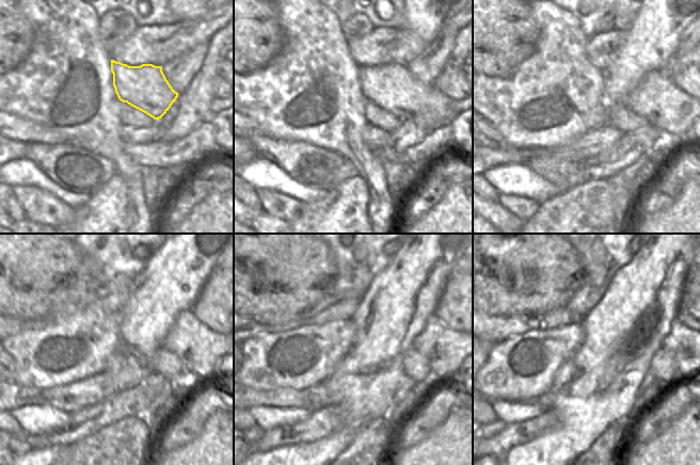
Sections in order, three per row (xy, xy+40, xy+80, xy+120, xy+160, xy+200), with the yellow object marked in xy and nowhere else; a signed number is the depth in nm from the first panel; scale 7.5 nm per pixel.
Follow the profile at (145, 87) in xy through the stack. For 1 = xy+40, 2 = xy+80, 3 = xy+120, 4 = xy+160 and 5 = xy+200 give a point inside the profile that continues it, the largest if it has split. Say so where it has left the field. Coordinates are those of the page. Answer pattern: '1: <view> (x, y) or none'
1: xy+40 (391, 86)
2: xy+80 (656, 98)
3: xy+120 (200, 349)
4: xy+160 (445, 349)
5: xy+200 (689, 347)

